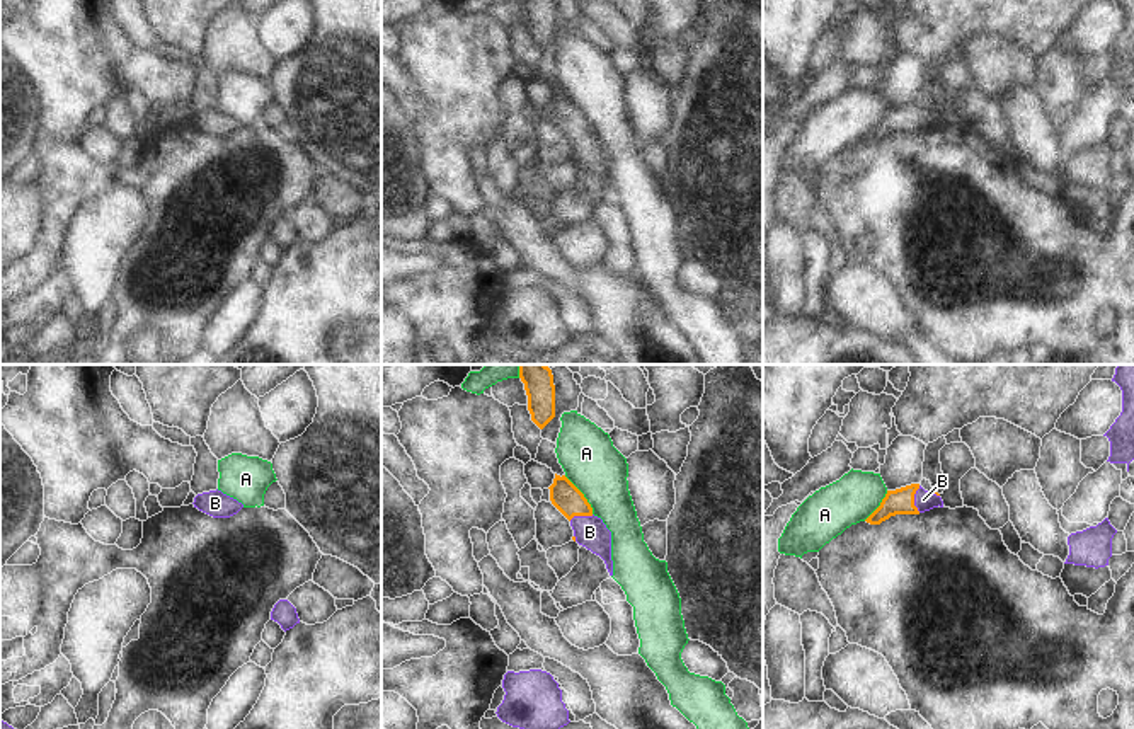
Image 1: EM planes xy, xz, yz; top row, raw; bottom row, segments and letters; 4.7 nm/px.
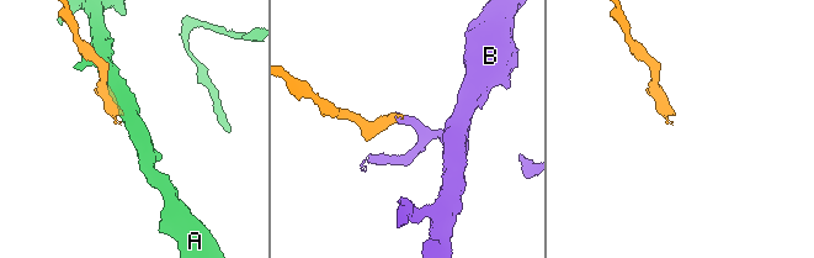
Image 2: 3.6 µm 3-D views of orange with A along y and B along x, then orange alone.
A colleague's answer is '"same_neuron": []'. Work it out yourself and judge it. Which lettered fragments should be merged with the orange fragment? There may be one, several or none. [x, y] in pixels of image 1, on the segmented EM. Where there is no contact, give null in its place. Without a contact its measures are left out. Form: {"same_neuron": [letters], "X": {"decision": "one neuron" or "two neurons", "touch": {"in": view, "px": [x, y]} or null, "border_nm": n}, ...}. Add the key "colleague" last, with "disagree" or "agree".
{"same_neuron": ["B"], "A": {"decision": "two neurons", "touch": {"in": "xz", "px": [583, 494]}, "border_nm": 240}, "B": {"decision": "one neuron", "touch": {"in": "yz", "px": [913, 499]}, "border_nm": 130}, "colleague": "disagree"}

